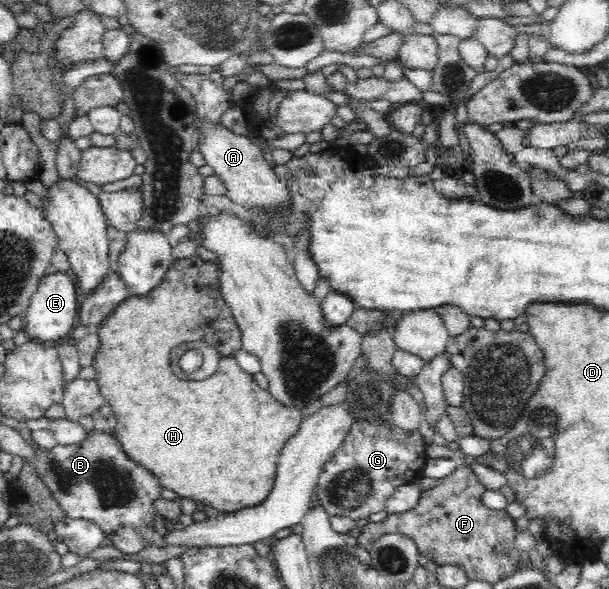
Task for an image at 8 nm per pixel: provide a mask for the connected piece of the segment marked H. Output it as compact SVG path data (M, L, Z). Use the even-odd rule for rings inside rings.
M198 255L182 260L175 258L160 285L157 285L150 293L146 293L145 296L129 295L100 323L96 332L99 335L100 347L93 361L93 367L97 373L95 380L105 401L109 403L116 416L115 438L119 442L121 449L130 457L130 460L138 463L142 468L148 469L155 477L158 477L163 488L171 489L182 498L203 502L206 506L217 509L218 512L236 513L240 509L262 505L262 501L266 501L266 497L269 497L272 488L274 488L278 459L280 459L286 443L299 431L301 420L303 419L302 410L288 408L280 404L270 395L268 390L260 388L260 385L252 378L253 375L246 373L240 368L238 362L234 360L232 353L242 348L241 329L234 319L231 307L222 297L217 265L210 260L202 260ZM188 341L206 341L206 343L213 345L220 352L221 357L216 372L208 379L204 379L204 381L184 381L184 379L178 379L172 373L170 353L180 343Z

